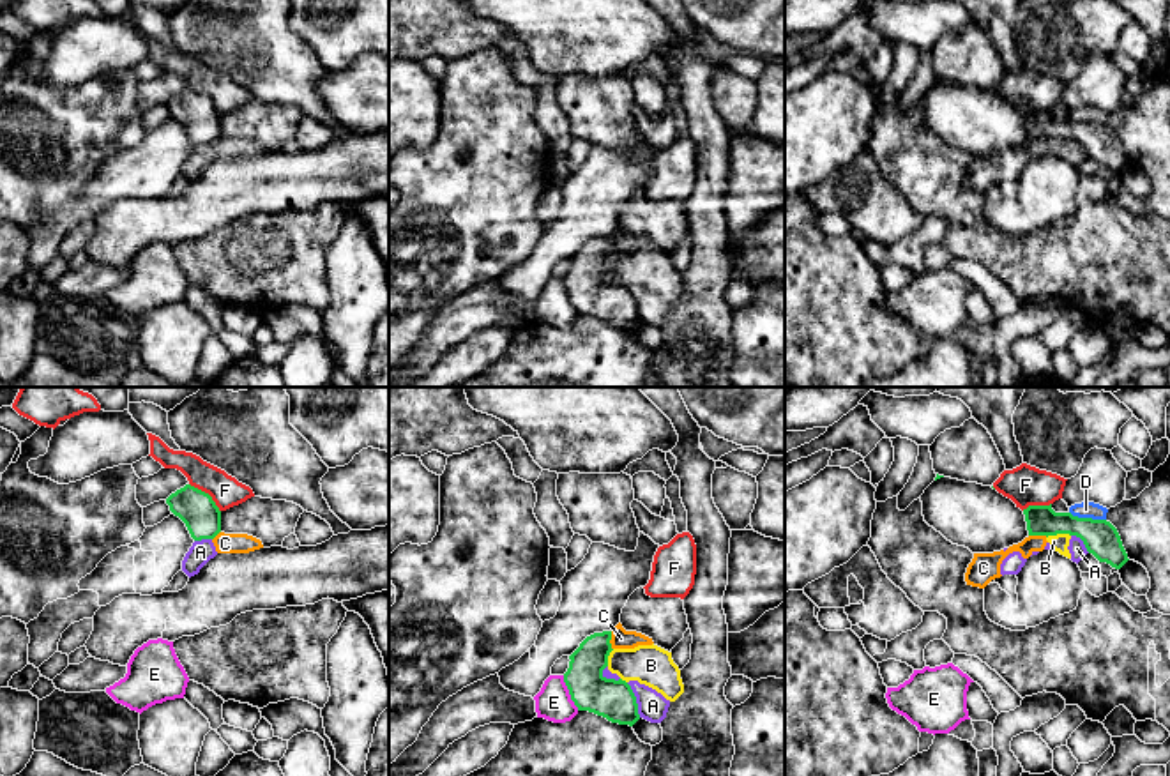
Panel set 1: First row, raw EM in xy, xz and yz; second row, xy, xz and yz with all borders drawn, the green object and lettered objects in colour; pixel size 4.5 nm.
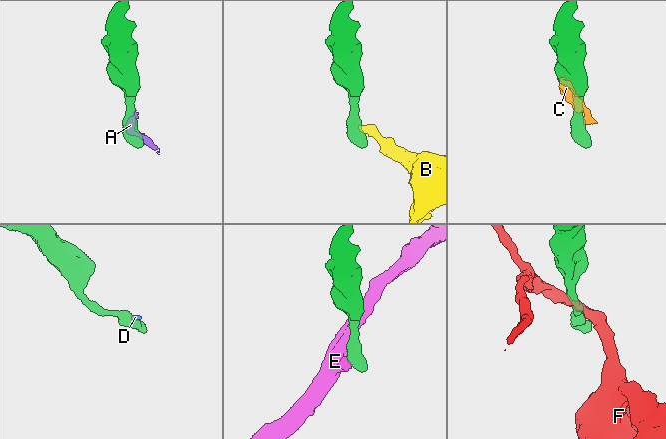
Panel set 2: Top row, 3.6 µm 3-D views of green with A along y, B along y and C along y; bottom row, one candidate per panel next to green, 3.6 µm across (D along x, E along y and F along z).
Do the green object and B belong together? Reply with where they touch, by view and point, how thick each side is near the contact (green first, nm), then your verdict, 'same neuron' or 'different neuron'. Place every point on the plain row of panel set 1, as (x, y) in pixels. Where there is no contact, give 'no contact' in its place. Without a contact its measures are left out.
contact yz (1057, 136); calibres 160 and 80 nm; different neuron

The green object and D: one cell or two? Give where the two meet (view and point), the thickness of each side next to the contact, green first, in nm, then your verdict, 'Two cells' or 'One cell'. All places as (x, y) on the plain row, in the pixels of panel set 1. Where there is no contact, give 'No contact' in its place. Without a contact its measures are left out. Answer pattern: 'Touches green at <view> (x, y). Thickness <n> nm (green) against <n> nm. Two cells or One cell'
Touches green at yz (1087, 122). Thickness 160 nm (green) against 80 nm. Two cells

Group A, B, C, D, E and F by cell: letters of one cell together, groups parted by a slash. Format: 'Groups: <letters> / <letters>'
Groups: A B C / D / E / F

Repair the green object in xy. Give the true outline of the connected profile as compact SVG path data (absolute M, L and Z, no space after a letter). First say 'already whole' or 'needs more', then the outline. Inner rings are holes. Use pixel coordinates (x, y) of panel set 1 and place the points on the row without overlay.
already whole; M186 88L170 99L166 108L194 145L214 143L221 136L221 115L209 97Z

